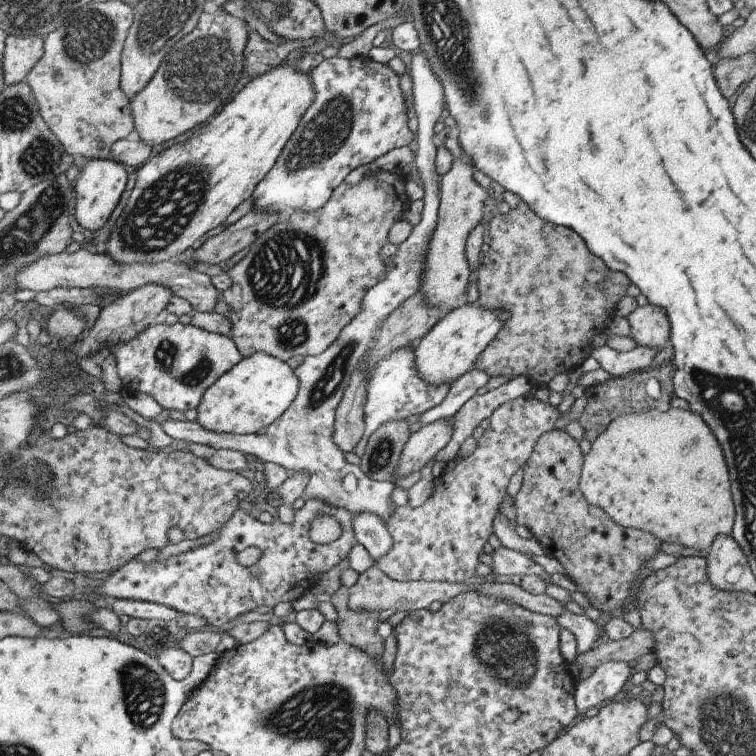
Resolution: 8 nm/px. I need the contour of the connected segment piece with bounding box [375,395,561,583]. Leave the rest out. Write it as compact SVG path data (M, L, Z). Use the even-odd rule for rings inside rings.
M519 396L504 402L490 415L490 426L484 429L482 437L477 440L477 447L472 455L458 457L445 464L440 476L434 478L433 491L430 498L422 506L416 508L404 505L396 507L387 518L385 525L393 540L393 547L387 555L381 556L375 564L384 575L395 581L448 581L466 582L477 576L476 566L480 564L478 556L482 554L484 544L493 534L493 520L498 516L500 502L506 496L506 486L510 478L518 472L518 468L528 460L534 445L541 434L554 429L561 412L557 406L548 401Z

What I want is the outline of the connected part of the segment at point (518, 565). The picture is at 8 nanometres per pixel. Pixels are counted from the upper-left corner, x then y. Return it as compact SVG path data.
M502 546L500 550L494 552L494 560L490 565L494 573L500 576L526 576L527 574L544 574L545 570L534 562L531 556L507 549Z

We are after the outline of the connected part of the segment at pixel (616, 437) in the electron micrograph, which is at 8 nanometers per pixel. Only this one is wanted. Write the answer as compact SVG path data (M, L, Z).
M670 408L666 412L660 412L658 409L650 409L642 413L630 413L616 417L606 430L597 436L591 443L591 450L583 458L581 477L579 478L579 487L588 504L601 508L616 524L626 528L646 531L654 535L661 542L672 542L680 544L686 548L695 548L696 550L708 550L712 541L718 535L730 536L732 534L732 522L734 522L734 504L732 504L732 494L730 494L730 478L728 478L728 468L726 460L722 454L720 444L716 442L712 430L706 426L702 416L686 412L686 410L676 410Z

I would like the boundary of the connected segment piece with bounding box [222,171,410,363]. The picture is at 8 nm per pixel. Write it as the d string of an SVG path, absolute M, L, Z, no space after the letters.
M388 171L371 174L370 178L363 178L355 185L342 183L319 211L293 212L256 237L244 258L227 271L232 284L222 293L230 308L230 337L242 358L266 353L286 363L288 358L298 354L319 355L336 340L342 328L356 316L364 295L386 270L380 250L389 242L388 232L392 225L405 218L410 206L409 196L402 188L405 183L400 176L392 176Z

